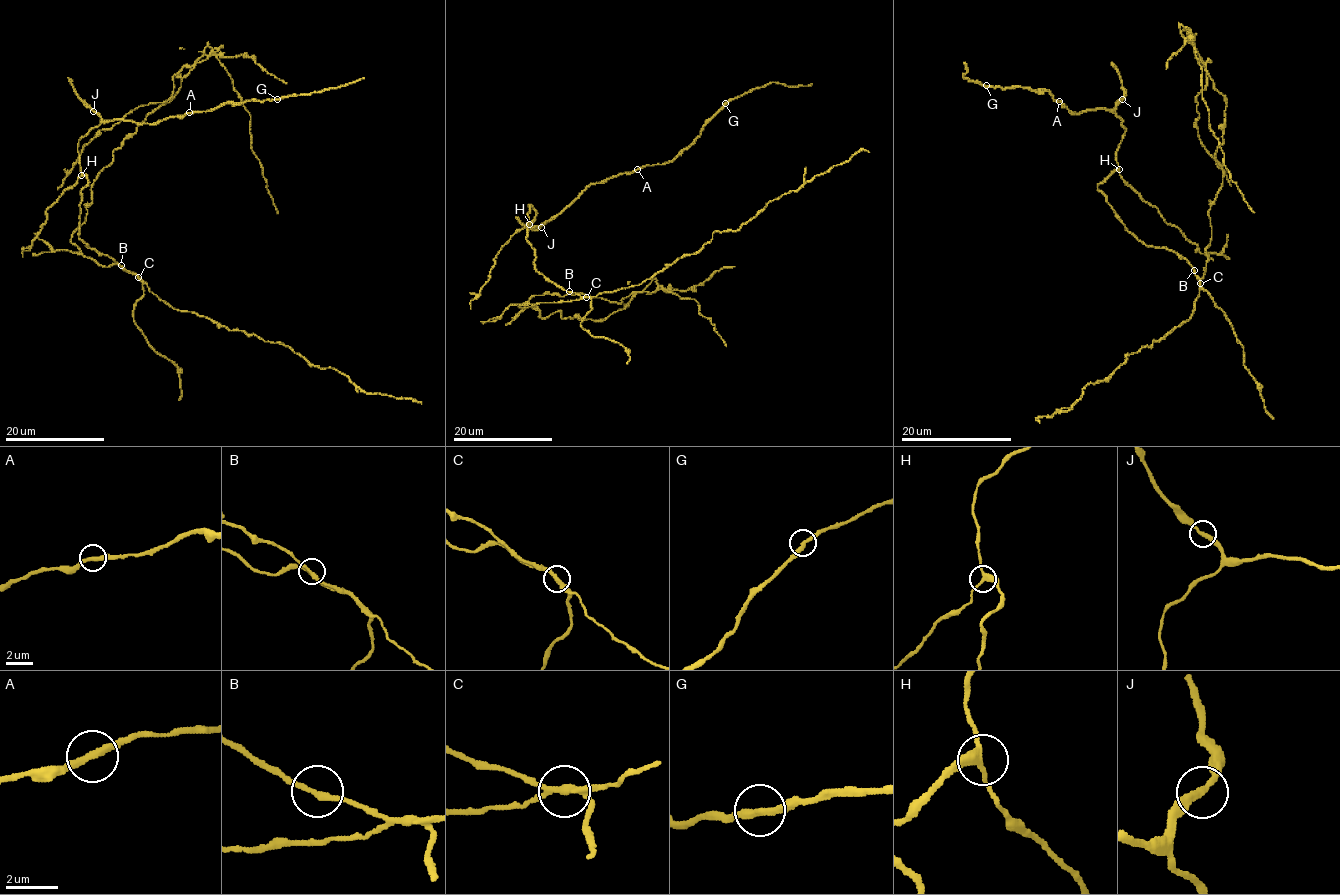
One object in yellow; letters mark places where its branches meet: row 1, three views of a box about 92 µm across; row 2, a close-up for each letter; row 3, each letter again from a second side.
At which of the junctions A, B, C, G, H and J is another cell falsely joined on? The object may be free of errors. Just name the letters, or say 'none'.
C

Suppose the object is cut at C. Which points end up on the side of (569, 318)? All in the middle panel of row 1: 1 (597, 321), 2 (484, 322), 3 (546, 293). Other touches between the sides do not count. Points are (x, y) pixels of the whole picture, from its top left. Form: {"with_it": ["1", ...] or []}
{"with_it": ["1", "2", "3"]}

